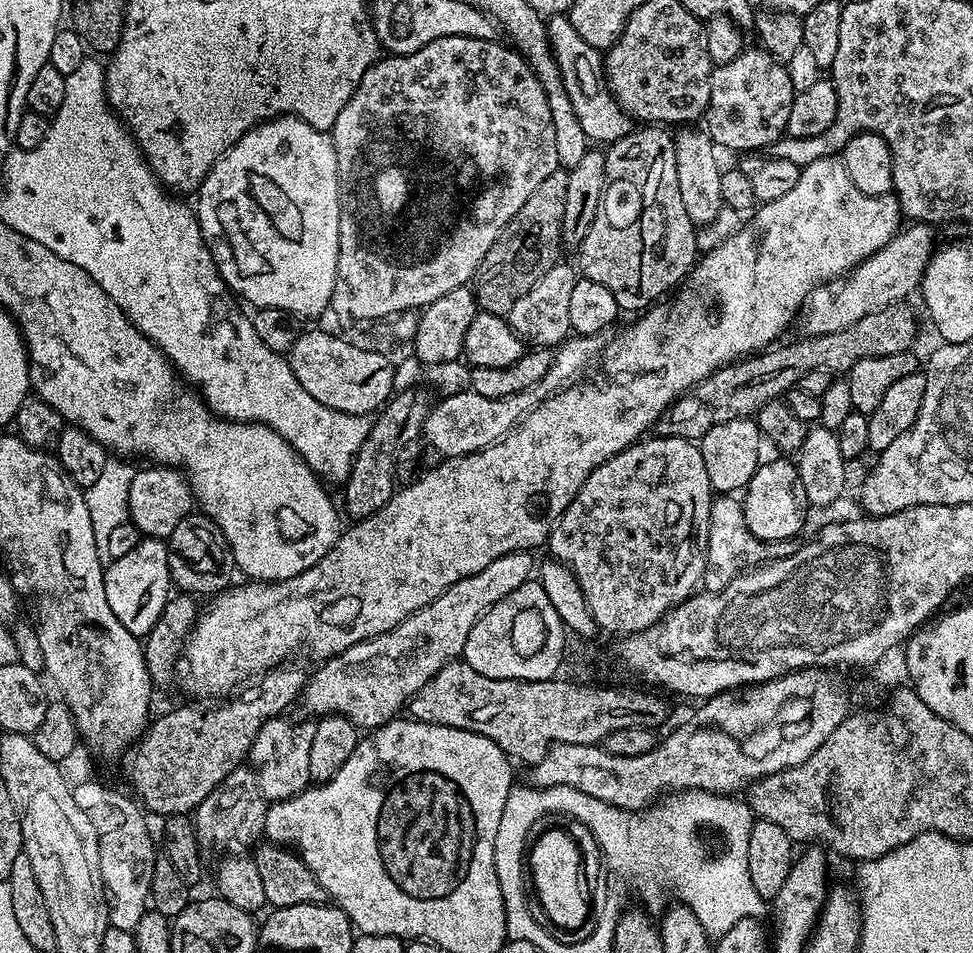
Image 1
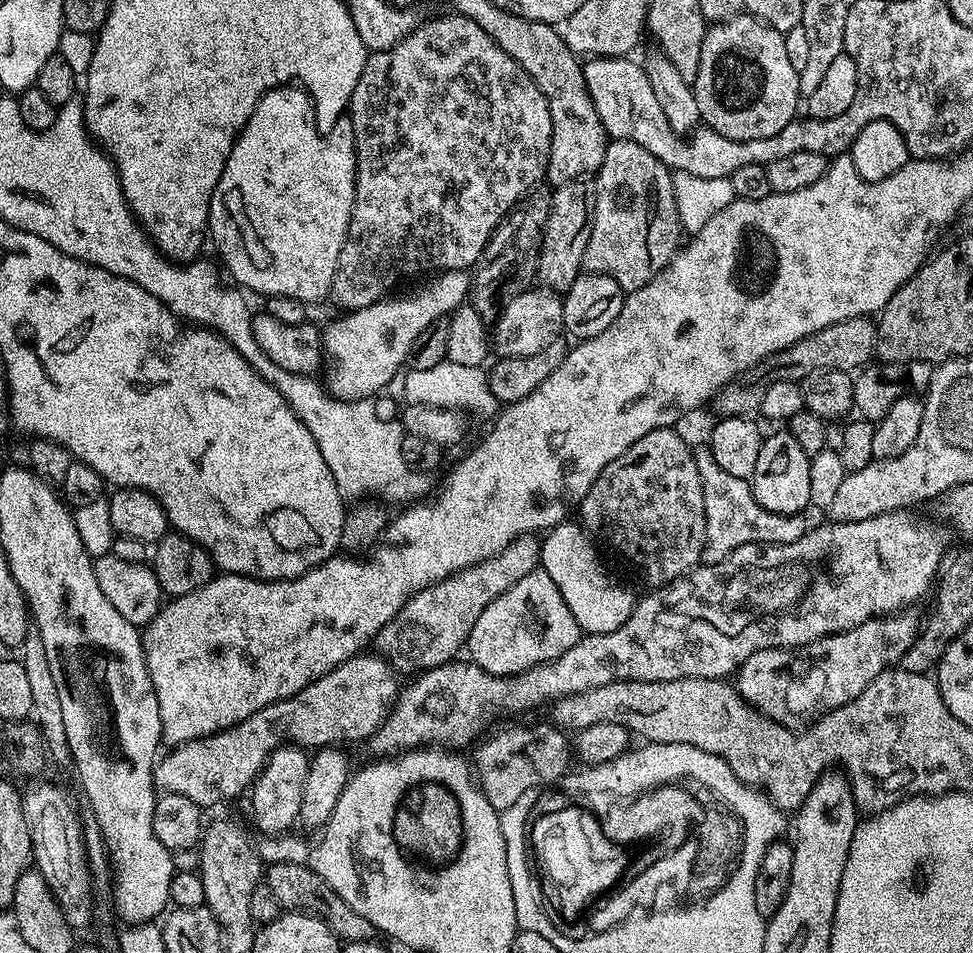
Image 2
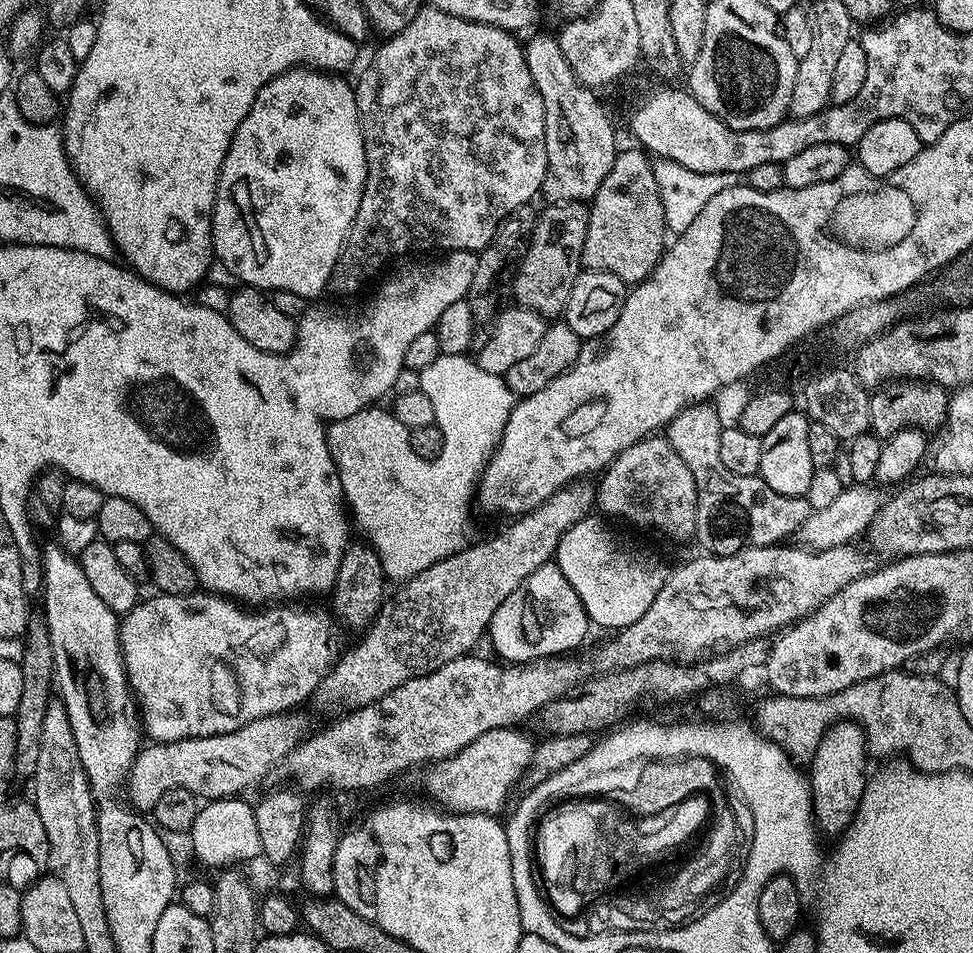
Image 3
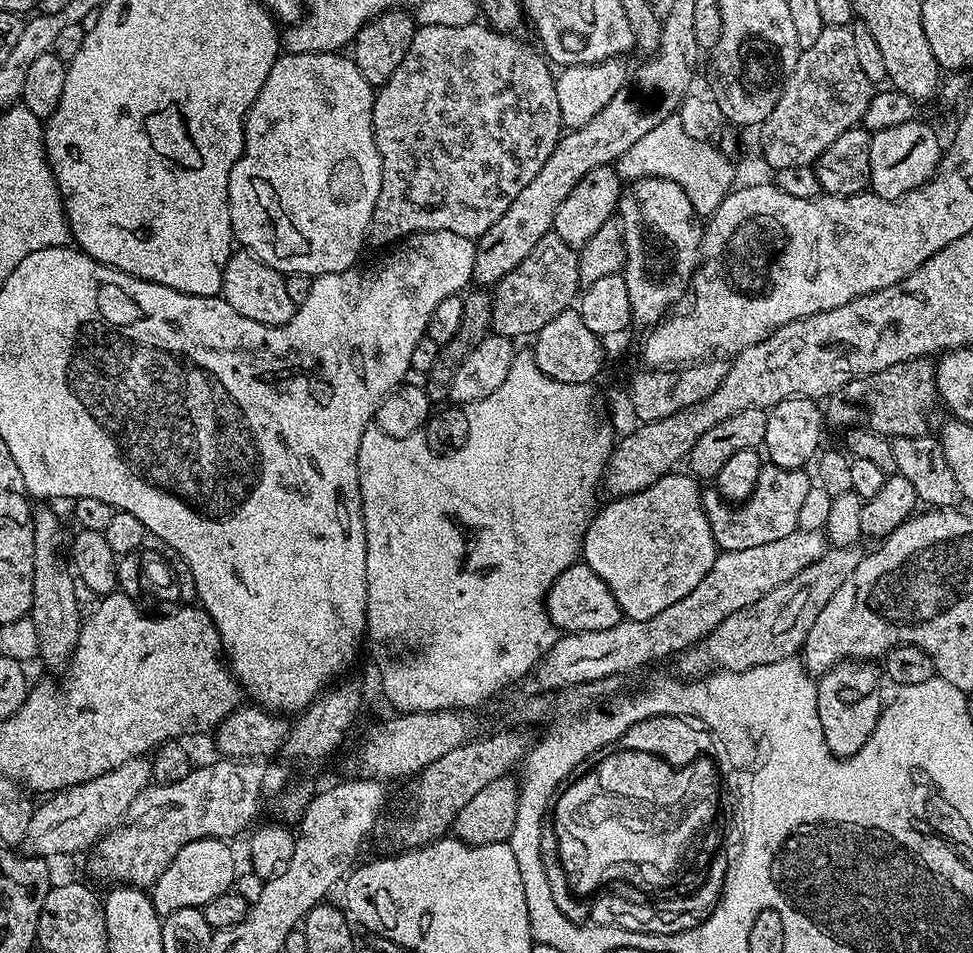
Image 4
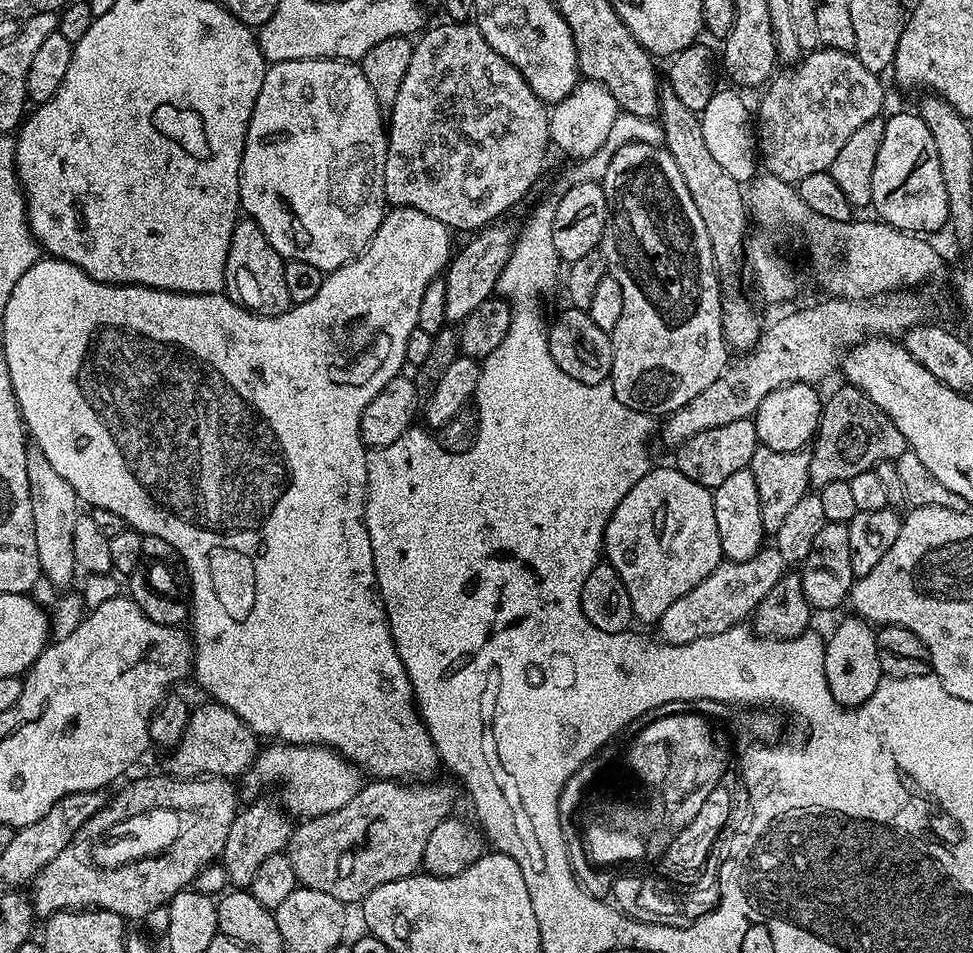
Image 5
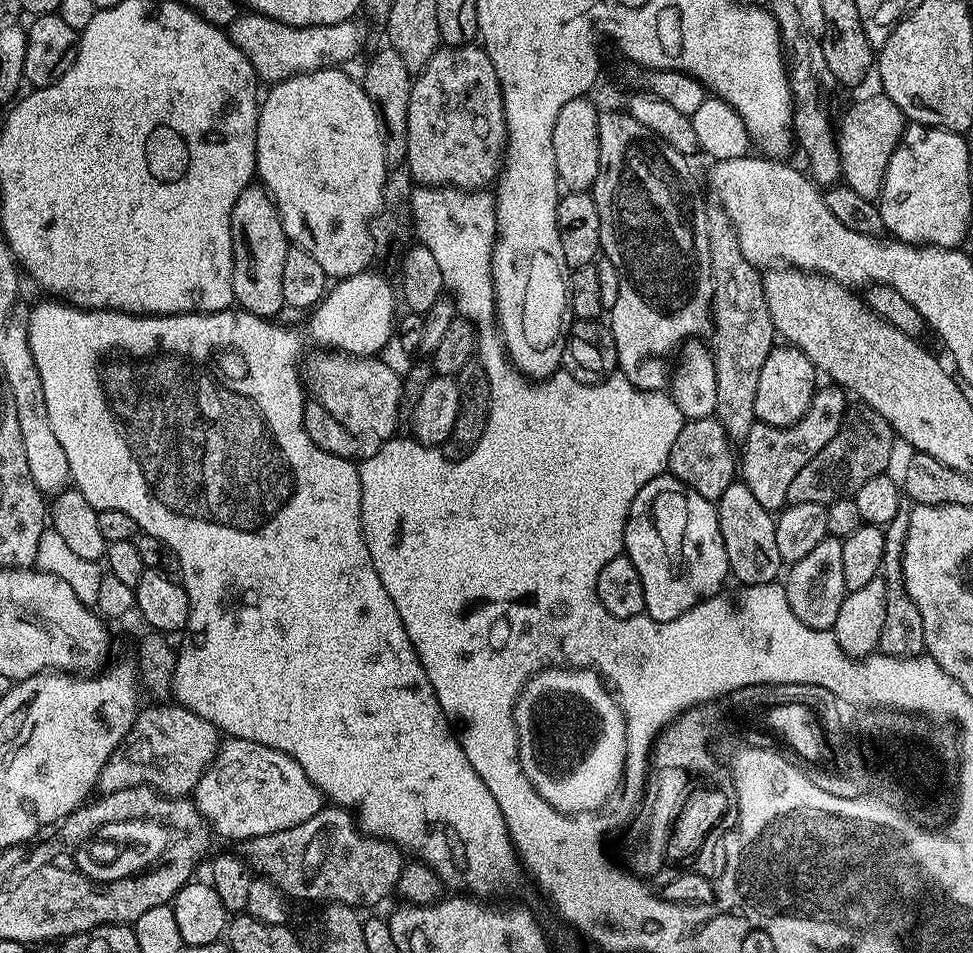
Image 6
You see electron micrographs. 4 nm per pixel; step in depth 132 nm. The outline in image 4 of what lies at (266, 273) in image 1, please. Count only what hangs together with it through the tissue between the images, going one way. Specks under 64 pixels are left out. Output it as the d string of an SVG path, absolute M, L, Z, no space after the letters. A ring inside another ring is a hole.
M289 52L276 57L274 66L270 66L270 74L266 74L266 82L262 82L262 90L258 90L258 98L254 98L248 117L244 119L244 152L230 170L228 183L230 226L235 243L243 251L252 253L262 262L266 262L266 266L282 274L302 274L313 278L322 274L344 272L357 263L355 260L359 258L360 251L366 248L370 218L378 202L378 190L382 190L382 162L372 129L373 99L373 85L368 84L366 78L362 78L358 66L347 55L334 52L307 52L306 54Z

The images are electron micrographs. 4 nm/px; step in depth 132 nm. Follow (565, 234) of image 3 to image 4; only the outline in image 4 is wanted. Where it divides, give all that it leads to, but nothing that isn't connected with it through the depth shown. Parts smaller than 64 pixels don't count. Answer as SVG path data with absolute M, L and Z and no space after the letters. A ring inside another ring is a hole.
M547 232L510 270L510 274L503 276L494 286L492 292L492 324L491 331L498 336L517 338L516 336L535 337L536 333L550 322L550 318L558 318L562 310L573 307L582 285L578 278L577 249L570 247L562 238L558 238L555 232Z

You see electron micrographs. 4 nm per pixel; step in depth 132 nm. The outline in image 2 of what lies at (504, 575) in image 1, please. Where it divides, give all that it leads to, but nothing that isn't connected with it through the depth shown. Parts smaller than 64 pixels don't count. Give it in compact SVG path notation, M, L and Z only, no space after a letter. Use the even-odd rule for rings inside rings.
M379 655L351 656L334 670L322 674L310 686L285 700L267 704L240 724L203 740L188 740L161 755L152 769L152 778L161 793L186 794L190 802L208 810L219 800L232 800L249 791L265 762L281 746L315 750L340 746L343 740L365 741L382 725L396 702L397 673Z

